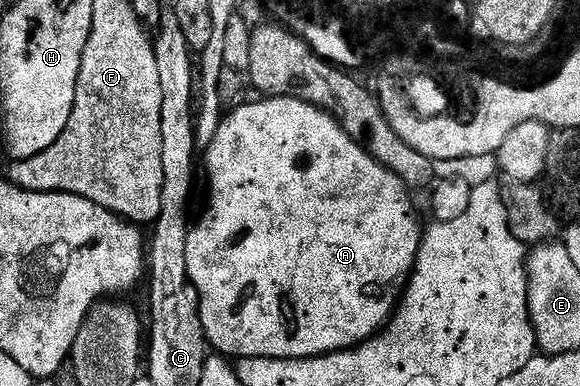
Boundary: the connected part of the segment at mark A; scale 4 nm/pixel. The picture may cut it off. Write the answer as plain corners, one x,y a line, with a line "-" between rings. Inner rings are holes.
264,97
263,102
244,101
242,106
230,111
220,121
217,132
213,136
213,140
206,146
205,154
207,154
207,186
211,189
211,195
207,198
207,211
199,218
199,223
192,225
187,231
187,243
185,244
185,264
189,268
189,280
197,288
197,296
199,297
199,315
201,316
201,324
203,331
207,337
210,349
218,352
220,355
226,356
231,360
240,358
320,358
323,354
335,354
338,350
349,350
360,346
362,342
369,338
374,338
380,330
386,326
387,321
391,319
395,313
396,305
407,288
407,279
411,276
411,270
415,266
417,260
417,252
419,251
419,239
421,237
421,225
419,226
419,218
415,215
415,206
411,203
408,187
404,186
402,180
398,178
392,170
387,170
380,162
375,159
368,150
364,150
362,146
358,146
352,138
340,128
338,122
331,117
330,114
323,110
318,110
313,104
302,102
296,98
272,98

